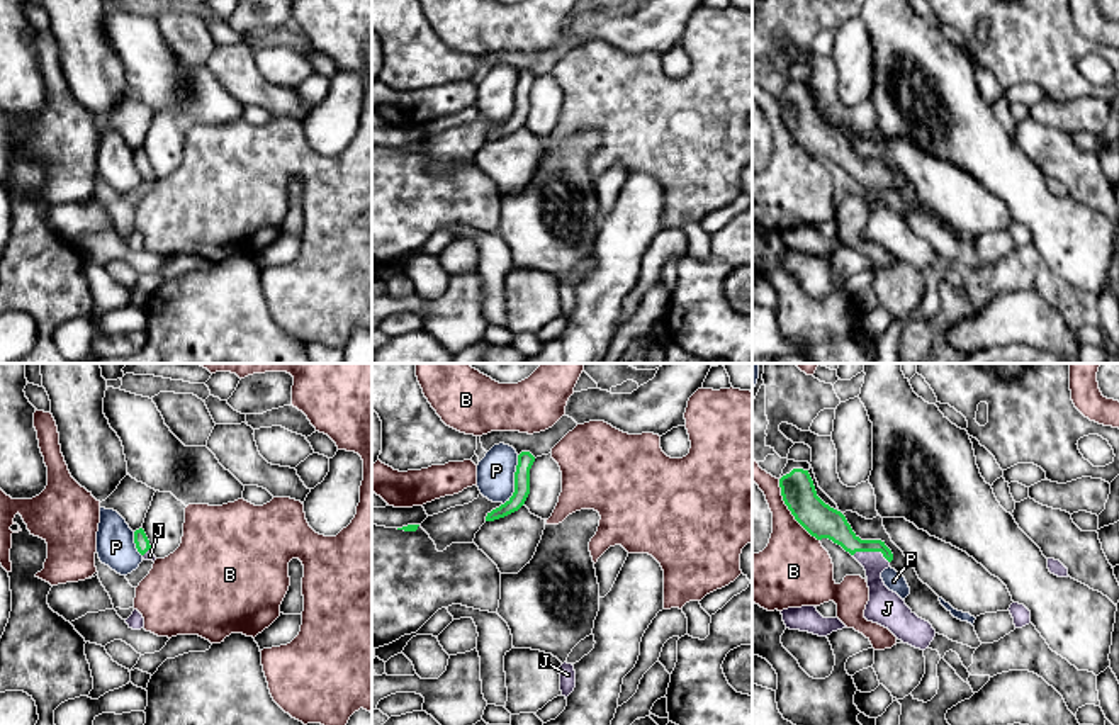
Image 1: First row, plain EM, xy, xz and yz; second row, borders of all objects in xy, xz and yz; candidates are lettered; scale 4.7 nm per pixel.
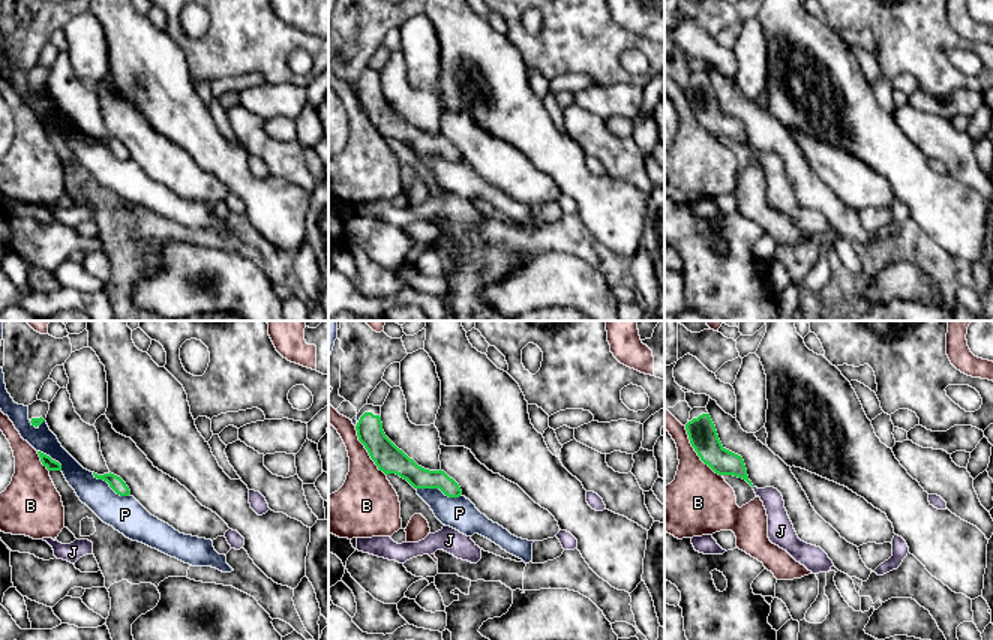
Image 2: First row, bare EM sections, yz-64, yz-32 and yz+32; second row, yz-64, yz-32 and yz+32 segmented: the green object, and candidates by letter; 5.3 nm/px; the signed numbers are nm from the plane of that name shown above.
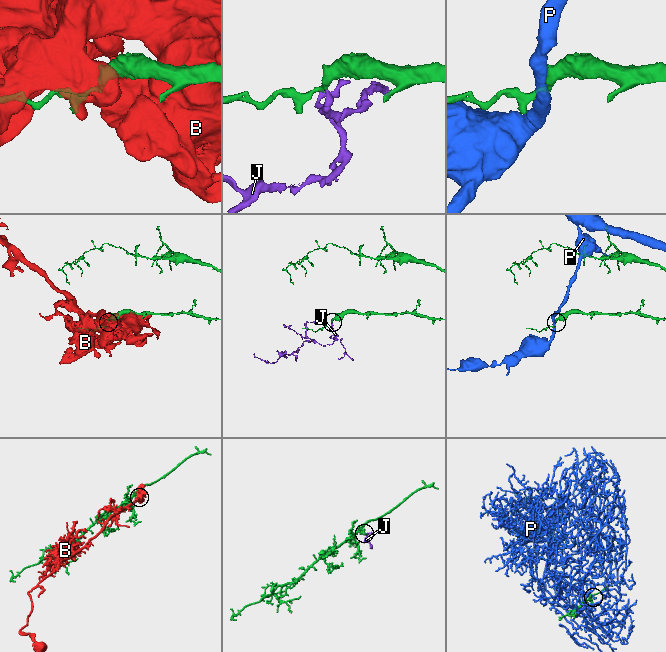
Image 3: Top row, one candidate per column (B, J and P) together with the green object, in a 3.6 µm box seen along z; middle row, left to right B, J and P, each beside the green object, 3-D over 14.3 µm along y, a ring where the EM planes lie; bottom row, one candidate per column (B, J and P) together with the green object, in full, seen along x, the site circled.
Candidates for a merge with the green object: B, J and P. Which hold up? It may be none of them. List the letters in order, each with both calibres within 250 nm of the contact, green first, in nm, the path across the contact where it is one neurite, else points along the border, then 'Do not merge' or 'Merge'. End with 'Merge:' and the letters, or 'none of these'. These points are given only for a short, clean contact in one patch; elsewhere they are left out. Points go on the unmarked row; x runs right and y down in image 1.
B: Thickness 160 nm (green) against 300 nm. Do not merge
J: Thickness 140 nm (green) against 130 nm. Path across: yz (829, 143), (858, 168), (871, 170), (873, 199), (882, 221). Merge
P: Thickness 80 nm (green) against 180 nm. Do not merge
Merge: J

